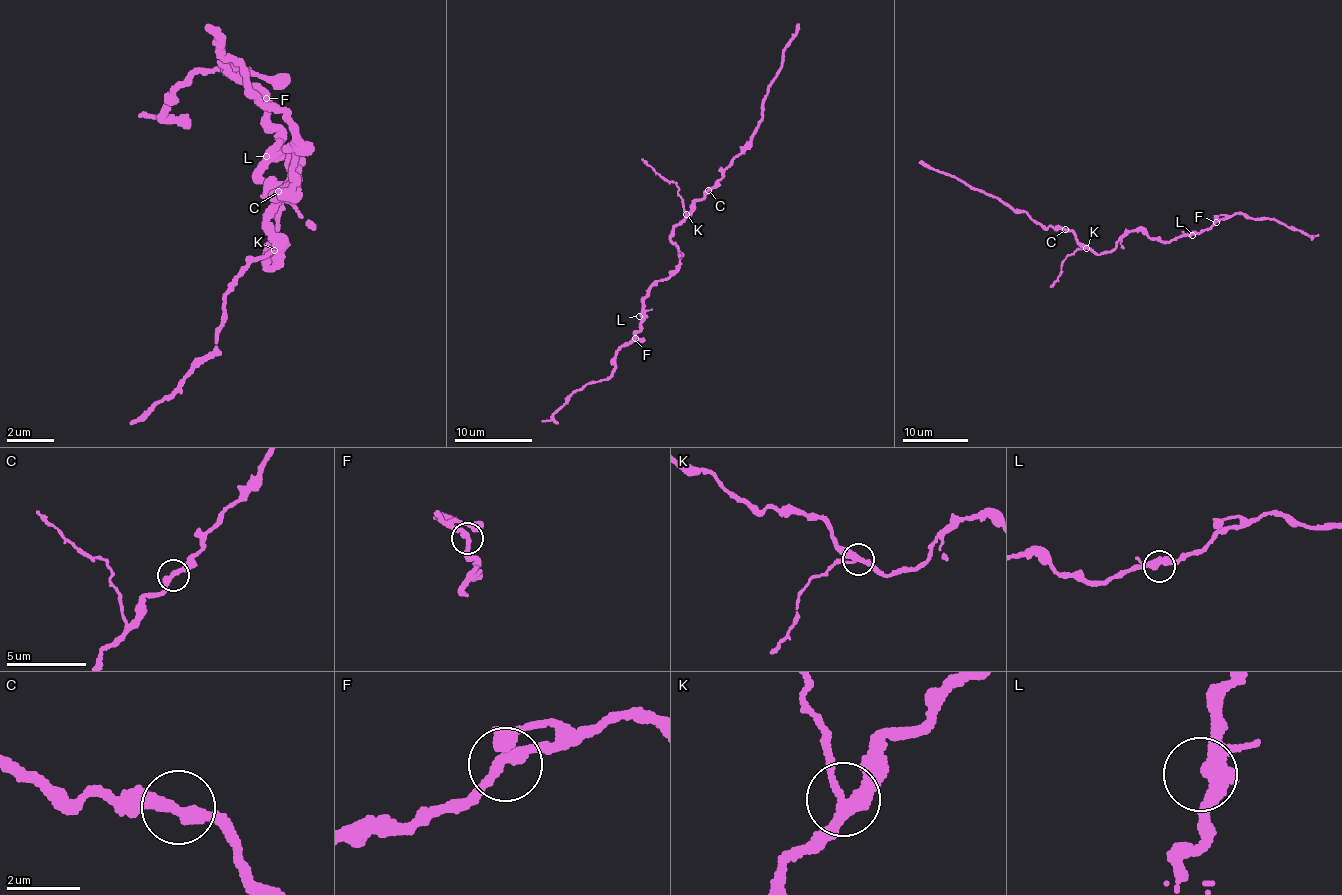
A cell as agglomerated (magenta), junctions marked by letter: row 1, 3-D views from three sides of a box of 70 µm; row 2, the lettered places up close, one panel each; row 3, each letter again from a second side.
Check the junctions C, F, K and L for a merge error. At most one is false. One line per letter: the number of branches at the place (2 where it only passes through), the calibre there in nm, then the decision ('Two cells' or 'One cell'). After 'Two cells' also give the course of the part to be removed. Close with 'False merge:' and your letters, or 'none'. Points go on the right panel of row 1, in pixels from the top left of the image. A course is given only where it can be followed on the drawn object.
C: Branches: 2. Thickness 320 nm. One cell
F: Branches: 2. Thickness 280 nm. One cell
K: Branches: 3. Thickness 280 nm. Two cells. Course of the part to remove: (1086, 248), (1077, 249), (1065, 258), (1050, 287)
L: Branches: 3. Thickness 360 nm. One cell
False merge: K

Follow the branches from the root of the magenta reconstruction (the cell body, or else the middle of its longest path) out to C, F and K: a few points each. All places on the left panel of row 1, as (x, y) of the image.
C: (278, 225), (269, 252), (261, 254), (268, 269), (278, 250), (272, 251), (277, 242), (269, 220), (278, 191)
F: (278, 225), (301, 163), (269, 193), (260, 168), (283, 141), (266, 98)
K: (278, 225), (267, 246), (269, 252), (261, 254), (268, 269), (278, 250), (272, 251)

